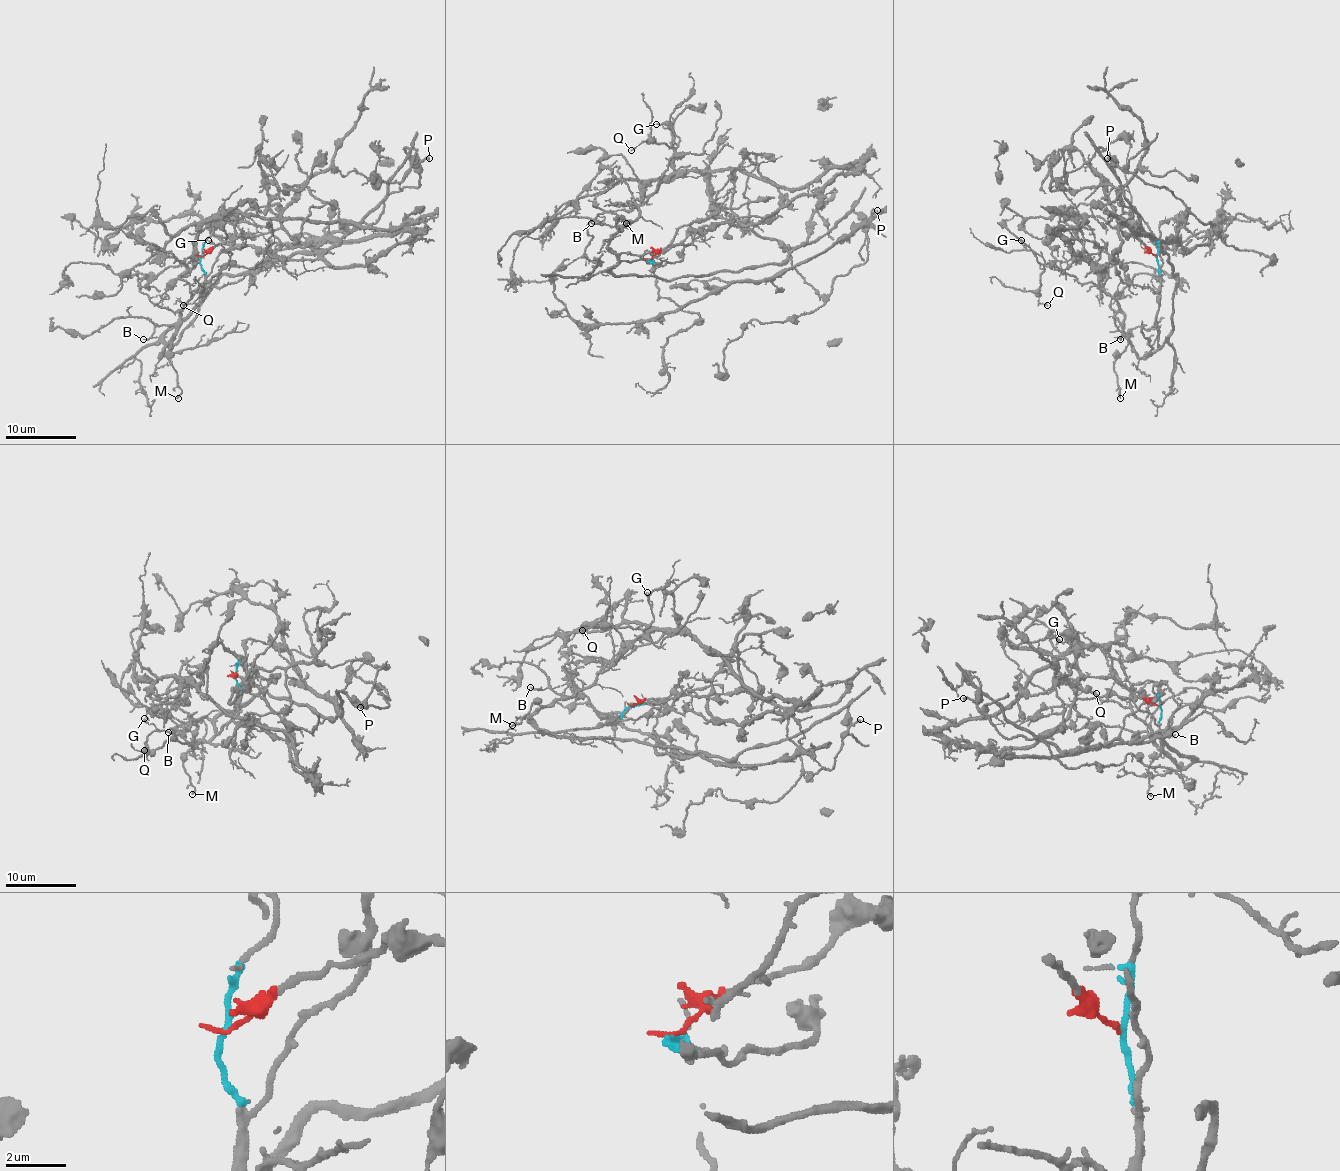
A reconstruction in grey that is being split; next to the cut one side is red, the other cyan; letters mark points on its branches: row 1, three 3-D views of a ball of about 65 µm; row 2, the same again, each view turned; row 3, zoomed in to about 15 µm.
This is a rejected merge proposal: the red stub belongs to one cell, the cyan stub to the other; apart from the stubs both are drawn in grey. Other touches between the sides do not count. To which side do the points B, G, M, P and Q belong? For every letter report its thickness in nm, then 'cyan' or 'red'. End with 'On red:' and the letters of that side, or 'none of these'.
B: calibre 110 nm; cyan
G: calibre 140 nm; cyan
M: calibre 180 nm; cyan
P: calibre 240 nm; cyan
Q: calibre 130 nm; cyan
On red: none of these

